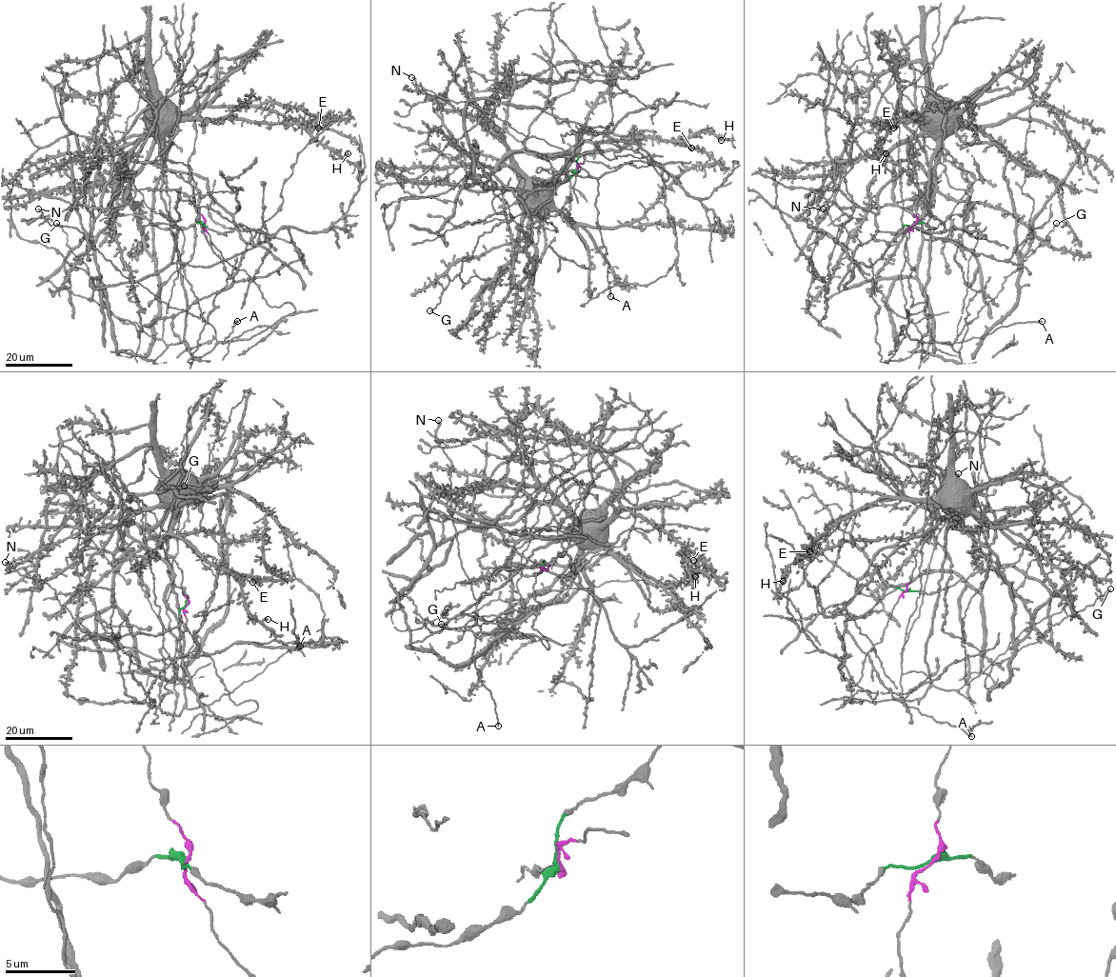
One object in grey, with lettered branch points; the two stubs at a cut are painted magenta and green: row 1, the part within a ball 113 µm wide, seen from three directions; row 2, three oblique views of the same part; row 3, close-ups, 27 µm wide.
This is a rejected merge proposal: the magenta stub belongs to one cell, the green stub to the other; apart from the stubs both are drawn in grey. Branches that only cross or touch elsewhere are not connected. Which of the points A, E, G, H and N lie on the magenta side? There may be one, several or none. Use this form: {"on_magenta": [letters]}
{"on_magenta": ["A", "E", "G", "H", "N"]}

